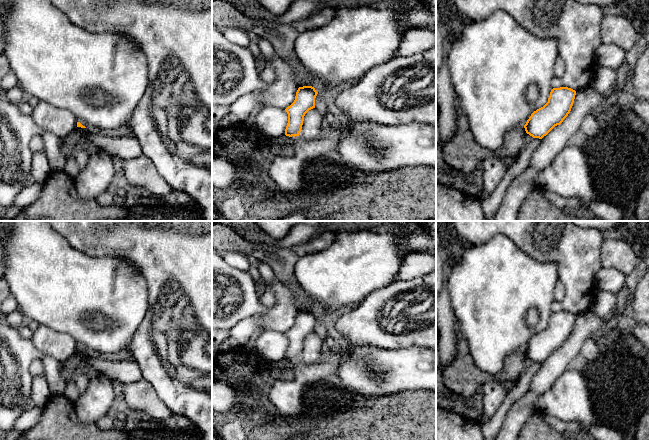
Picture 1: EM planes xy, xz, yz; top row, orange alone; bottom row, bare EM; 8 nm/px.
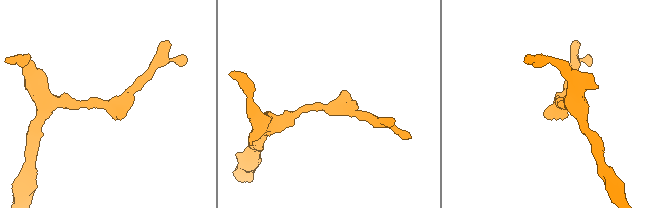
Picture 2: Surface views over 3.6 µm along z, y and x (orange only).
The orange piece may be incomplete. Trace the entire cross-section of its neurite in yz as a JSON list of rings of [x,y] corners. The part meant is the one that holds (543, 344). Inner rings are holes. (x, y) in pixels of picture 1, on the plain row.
[[[568,311],[553,312],[548,326],[534,335],[524,349],[527,358],[542,363],[568,340],[576,315]]]

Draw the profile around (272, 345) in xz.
[[[264,330],[256,339],[256,350],[266,360],[280,362],[285,360],[288,338],[285,333]]]

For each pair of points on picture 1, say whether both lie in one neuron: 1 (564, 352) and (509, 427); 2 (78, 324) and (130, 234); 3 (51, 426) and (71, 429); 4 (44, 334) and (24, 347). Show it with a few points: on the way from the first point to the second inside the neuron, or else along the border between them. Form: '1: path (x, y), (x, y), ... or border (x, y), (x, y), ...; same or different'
1: path (549, 371), (523, 408); same
2: border (93, 256), (121, 257), (129, 261), (137, 269); different
3: path (56, 429), (66, 429); same
4: border (29, 339), (40, 354); different

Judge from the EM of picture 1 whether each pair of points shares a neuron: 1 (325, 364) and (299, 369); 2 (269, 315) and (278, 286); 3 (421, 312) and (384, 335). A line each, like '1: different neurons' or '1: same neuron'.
1: same neuron
2: same neuron
3: same neuron

